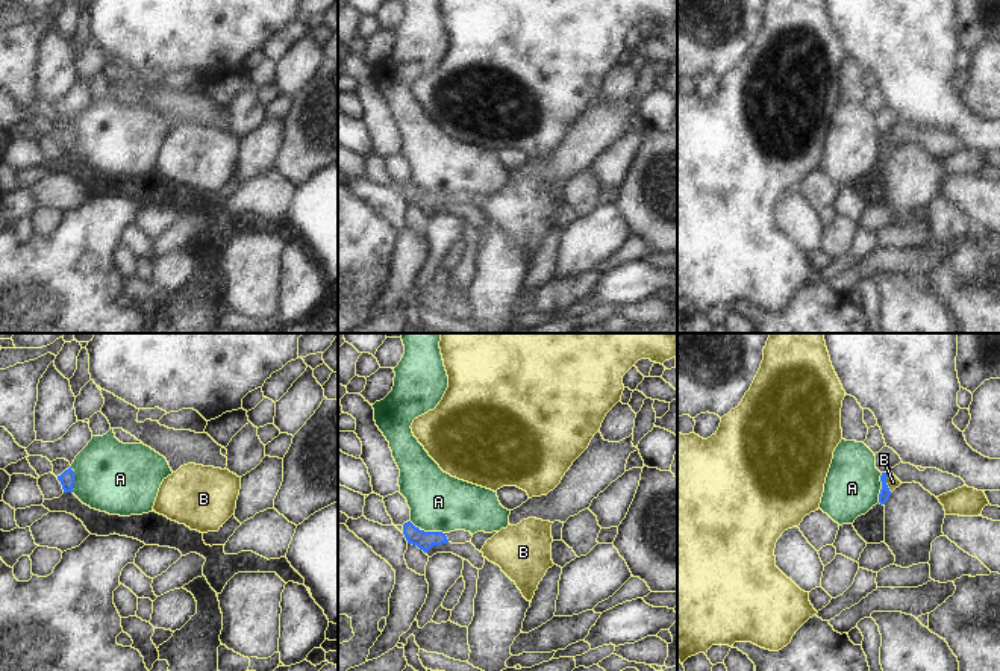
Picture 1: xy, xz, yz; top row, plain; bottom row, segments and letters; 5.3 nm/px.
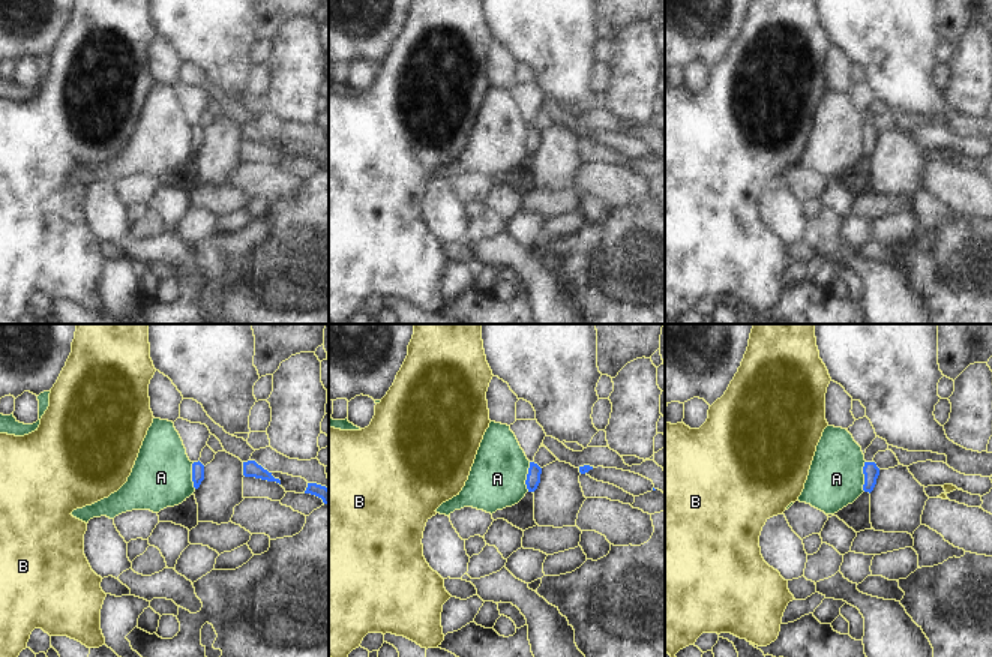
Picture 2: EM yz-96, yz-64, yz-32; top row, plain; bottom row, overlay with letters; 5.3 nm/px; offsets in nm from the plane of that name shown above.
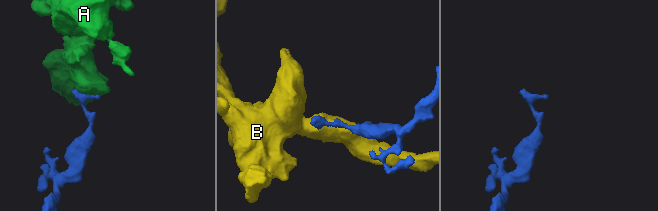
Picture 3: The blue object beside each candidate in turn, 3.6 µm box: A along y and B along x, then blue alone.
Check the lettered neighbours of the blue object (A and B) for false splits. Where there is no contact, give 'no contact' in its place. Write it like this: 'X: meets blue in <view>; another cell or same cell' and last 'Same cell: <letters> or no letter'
A: meets blue in yz; another cell
B: meets blue in yz; another cell
Same cell: no letter

